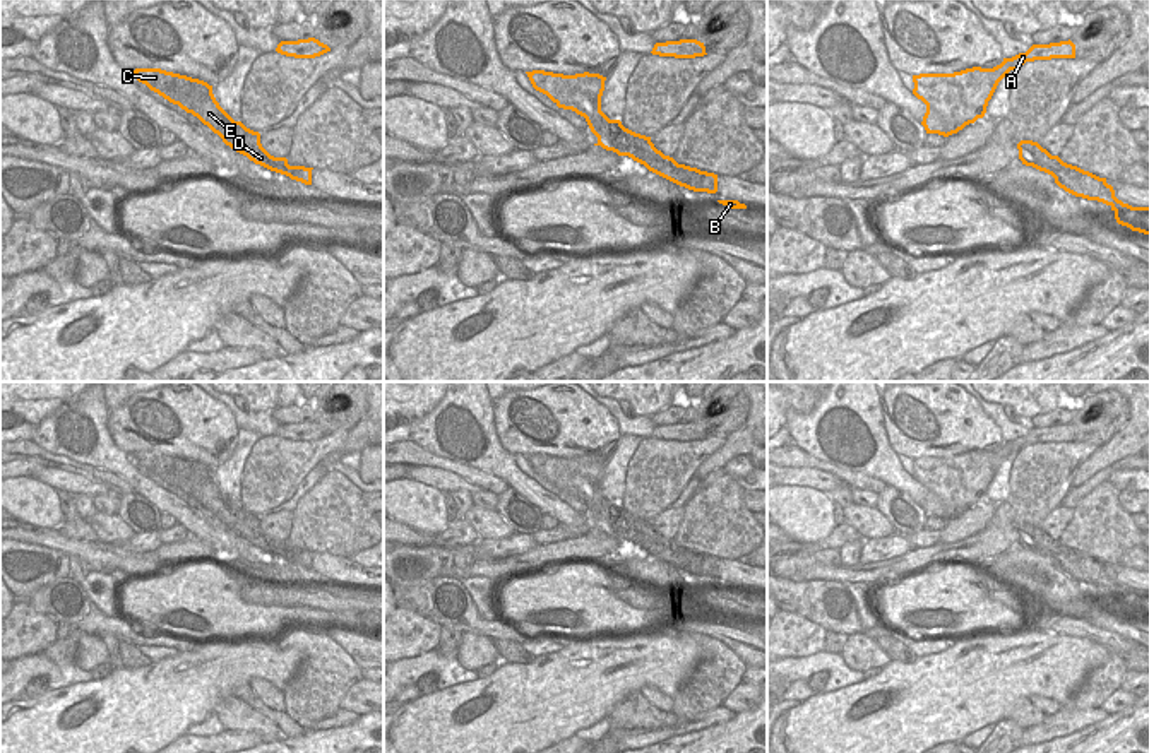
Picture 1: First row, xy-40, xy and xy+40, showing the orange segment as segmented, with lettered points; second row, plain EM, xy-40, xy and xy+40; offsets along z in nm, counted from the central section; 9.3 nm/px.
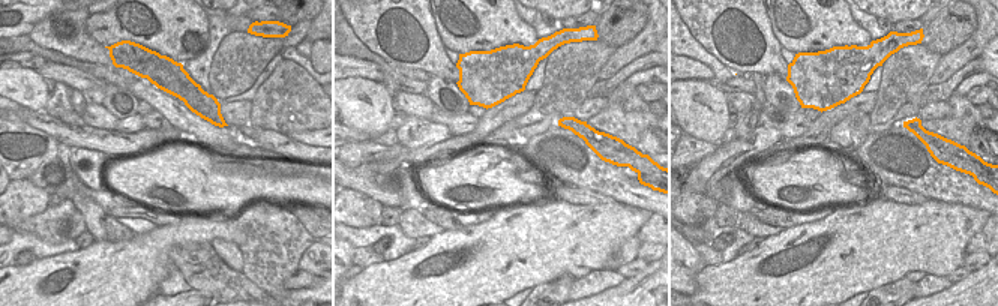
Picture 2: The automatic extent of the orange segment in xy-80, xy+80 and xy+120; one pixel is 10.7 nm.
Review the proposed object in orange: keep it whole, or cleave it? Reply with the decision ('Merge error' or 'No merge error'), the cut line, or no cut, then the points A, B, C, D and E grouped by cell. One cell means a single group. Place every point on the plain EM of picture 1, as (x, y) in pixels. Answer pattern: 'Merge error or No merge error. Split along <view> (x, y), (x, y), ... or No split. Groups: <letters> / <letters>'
Merge error. Split along xy (567, 459), (584, 476), (600, 485). Groups: A / B C D E.

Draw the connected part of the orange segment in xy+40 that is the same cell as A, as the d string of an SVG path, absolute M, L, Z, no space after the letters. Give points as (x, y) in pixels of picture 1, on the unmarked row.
M1069 424L1033 428L993 452L973 450L954 457L913 459L913 477L926 488L921 508L926 517L949 520L986 496L998 465L1026 445L1075 442L1075 428Z

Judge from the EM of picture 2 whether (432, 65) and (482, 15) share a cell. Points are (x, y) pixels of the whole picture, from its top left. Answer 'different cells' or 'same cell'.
different cells

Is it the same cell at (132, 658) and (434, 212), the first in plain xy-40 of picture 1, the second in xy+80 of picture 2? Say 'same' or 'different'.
same

